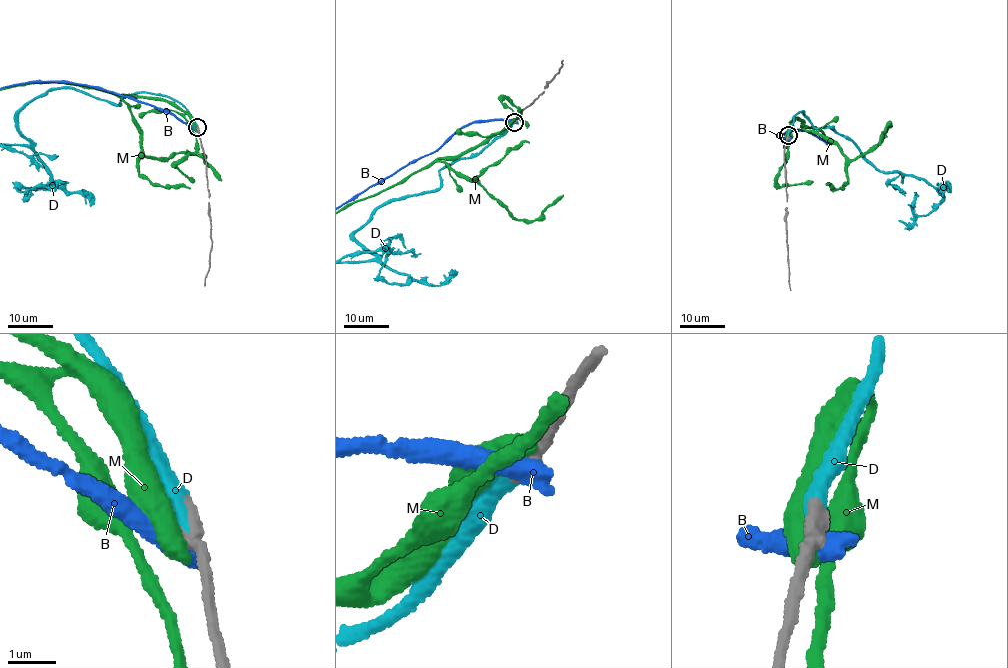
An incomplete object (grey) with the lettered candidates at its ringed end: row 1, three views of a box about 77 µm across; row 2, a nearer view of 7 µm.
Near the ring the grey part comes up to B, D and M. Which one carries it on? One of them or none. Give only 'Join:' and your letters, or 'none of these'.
Join: D

